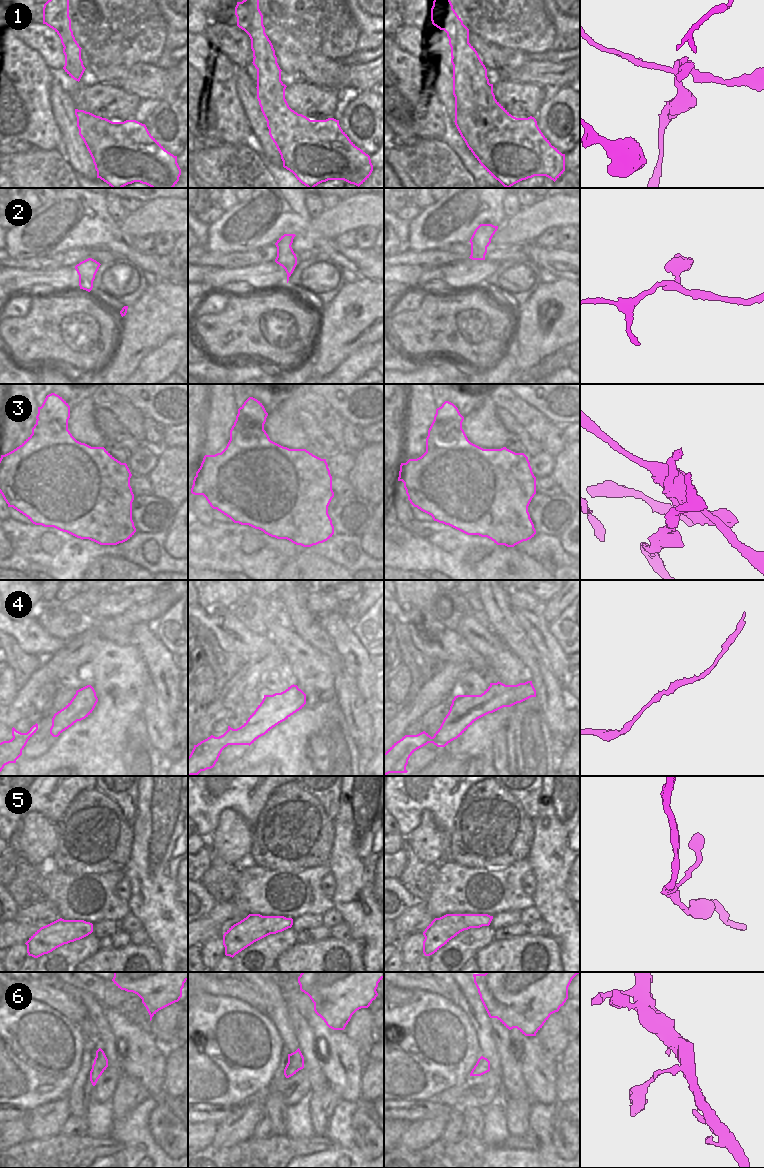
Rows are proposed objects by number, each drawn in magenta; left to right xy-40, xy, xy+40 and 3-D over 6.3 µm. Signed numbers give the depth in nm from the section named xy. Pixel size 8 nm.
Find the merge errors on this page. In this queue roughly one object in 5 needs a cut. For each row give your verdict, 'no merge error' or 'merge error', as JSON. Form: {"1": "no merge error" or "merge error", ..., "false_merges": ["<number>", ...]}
{"1": "merge error", "2": "no merge error", "3": "merge error", "4": "no merge error", "5": "no merge error", "6": "no merge error", "false_merges": ["1", "3"]}

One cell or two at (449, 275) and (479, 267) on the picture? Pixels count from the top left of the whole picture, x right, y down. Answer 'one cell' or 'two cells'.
one cell

